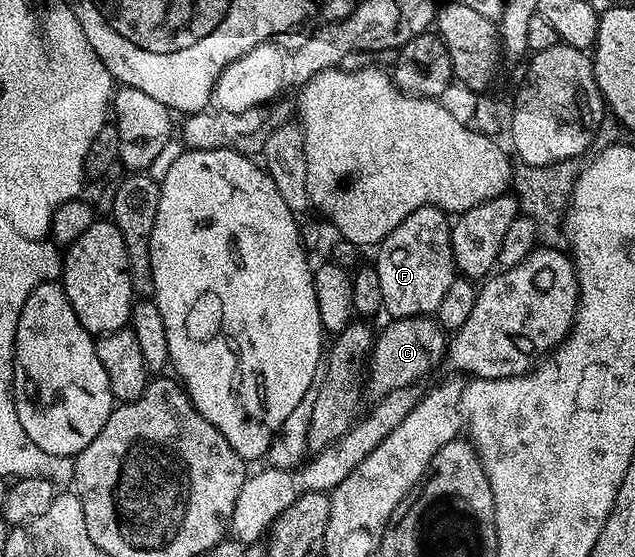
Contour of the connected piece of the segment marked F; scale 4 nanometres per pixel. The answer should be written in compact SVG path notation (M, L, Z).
M419 207L398 229L394 229L378 245L380 251L374 260L378 273L378 285L382 285L383 310L389 311L392 319L409 319L415 315L431 316L442 305L442 297L446 289L450 289L452 282L458 278L454 253L452 252L452 223L445 212L436 207Z

